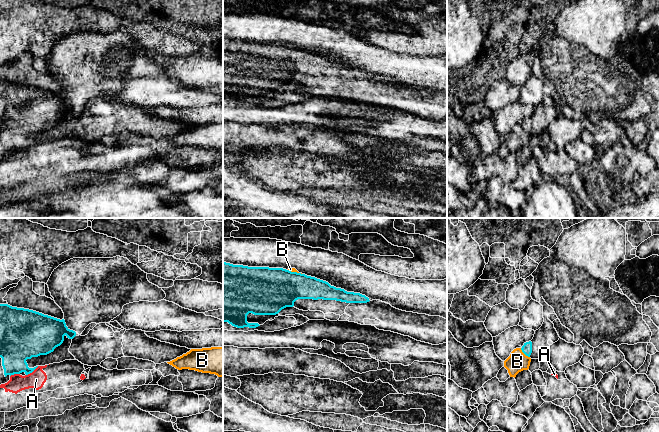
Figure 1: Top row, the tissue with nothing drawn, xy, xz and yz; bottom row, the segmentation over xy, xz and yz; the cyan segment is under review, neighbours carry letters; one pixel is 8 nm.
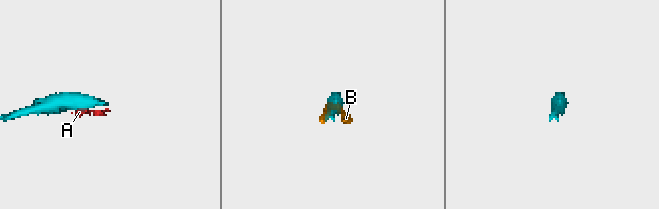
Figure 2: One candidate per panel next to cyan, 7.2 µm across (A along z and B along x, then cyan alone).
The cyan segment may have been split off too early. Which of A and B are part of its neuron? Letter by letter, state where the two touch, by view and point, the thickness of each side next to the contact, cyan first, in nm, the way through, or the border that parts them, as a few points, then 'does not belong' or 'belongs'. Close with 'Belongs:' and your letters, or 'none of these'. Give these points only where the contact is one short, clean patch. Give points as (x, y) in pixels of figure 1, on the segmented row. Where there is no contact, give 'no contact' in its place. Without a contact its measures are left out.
A: xy (32, 371) | 280/140 nm | does not belong
B: yz (524, 353) | 80/160 nm | does not belong
Belongs: none of these

